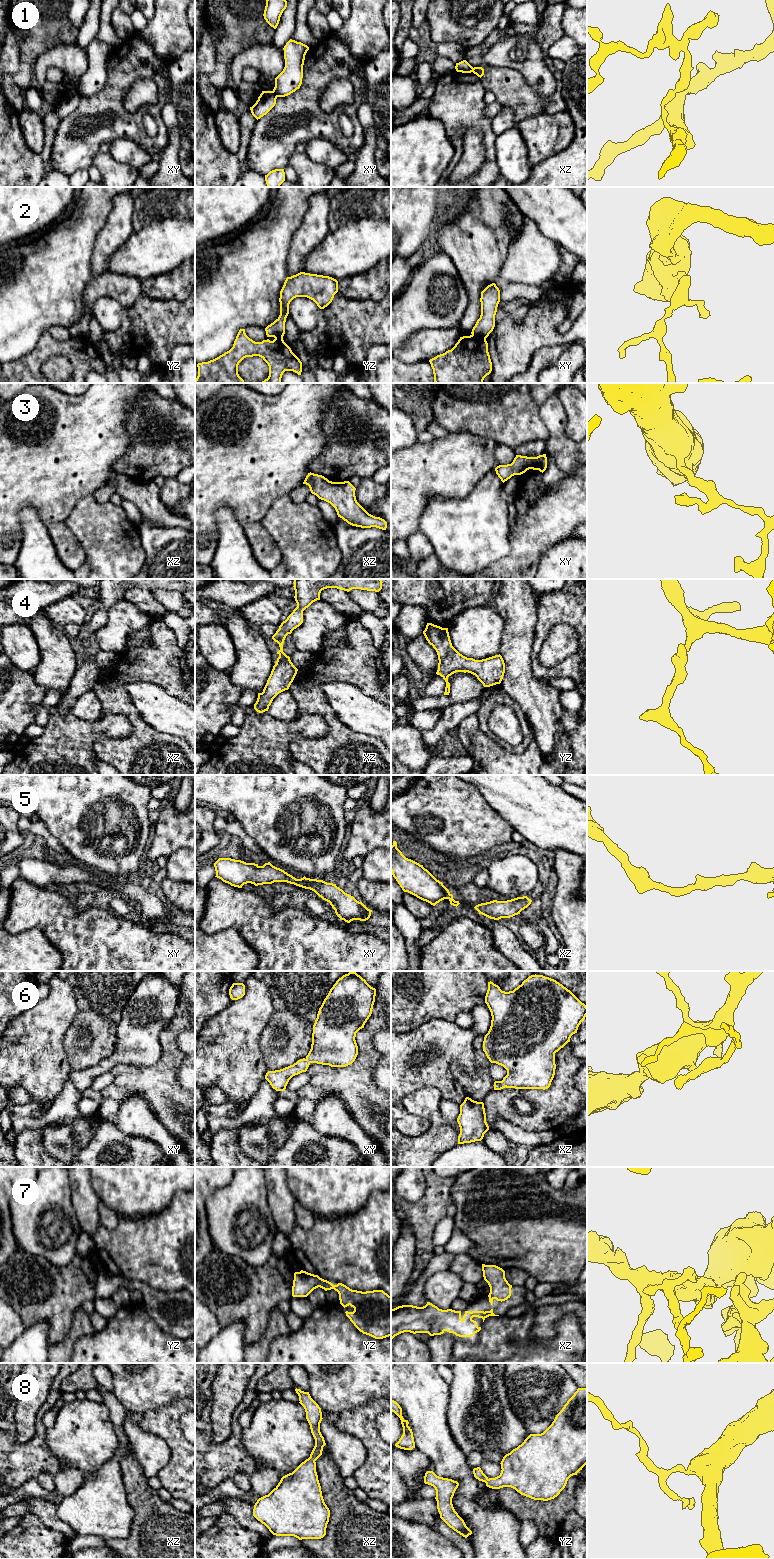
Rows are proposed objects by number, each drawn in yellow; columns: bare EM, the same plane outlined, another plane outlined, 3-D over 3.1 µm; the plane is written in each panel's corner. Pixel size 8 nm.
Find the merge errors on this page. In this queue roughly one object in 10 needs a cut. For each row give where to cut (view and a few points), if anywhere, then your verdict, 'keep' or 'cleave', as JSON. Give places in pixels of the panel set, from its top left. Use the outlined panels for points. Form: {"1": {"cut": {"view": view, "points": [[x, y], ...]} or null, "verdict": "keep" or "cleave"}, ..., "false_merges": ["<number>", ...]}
{"1": {"cut": {"view": "xy", "points": [[273, 90], [277, 96]]}, "verdict": "cleave"}, "2": {"cut": {"view": "xy", "points": [[472, 334], [485, 339]]}, "verdict": "cleave"}, "3": {"cut": null, "verdict": "keep"}, "4": {"cut": null, "verdict": "keep"}, "5": {"cut": null, "verdict": "keep"}, "6": {"cut": null, "verdict": "keep"}, "7": {"cut": null, "verdict": "keep"}, "8": {"cut": null, "verdict": "keep"}, "false_merges": ["1", "2"]}

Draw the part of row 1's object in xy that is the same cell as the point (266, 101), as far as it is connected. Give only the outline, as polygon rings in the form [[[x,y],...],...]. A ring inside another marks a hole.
[[[262,91],[256,103],[250,107],[252,115],[258,120],[266,115],[276,104],[274,91]]]

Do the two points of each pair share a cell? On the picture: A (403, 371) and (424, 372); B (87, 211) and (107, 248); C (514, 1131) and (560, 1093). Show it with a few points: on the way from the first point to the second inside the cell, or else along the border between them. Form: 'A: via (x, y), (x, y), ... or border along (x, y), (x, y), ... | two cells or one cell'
A: via (408, 372), (419, 372) | one cell
B: border along (109, 211), (106, 221), (98, 233), (92, 255) | two cells
C: border along (497, 1118), (503, 1118), (525, 1130), (542, 1131) | two cells

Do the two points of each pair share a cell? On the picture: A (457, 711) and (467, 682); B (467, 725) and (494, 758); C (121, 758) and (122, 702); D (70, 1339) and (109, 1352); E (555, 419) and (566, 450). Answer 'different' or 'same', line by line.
A: different
B: same
C: same
D: different
E: same

